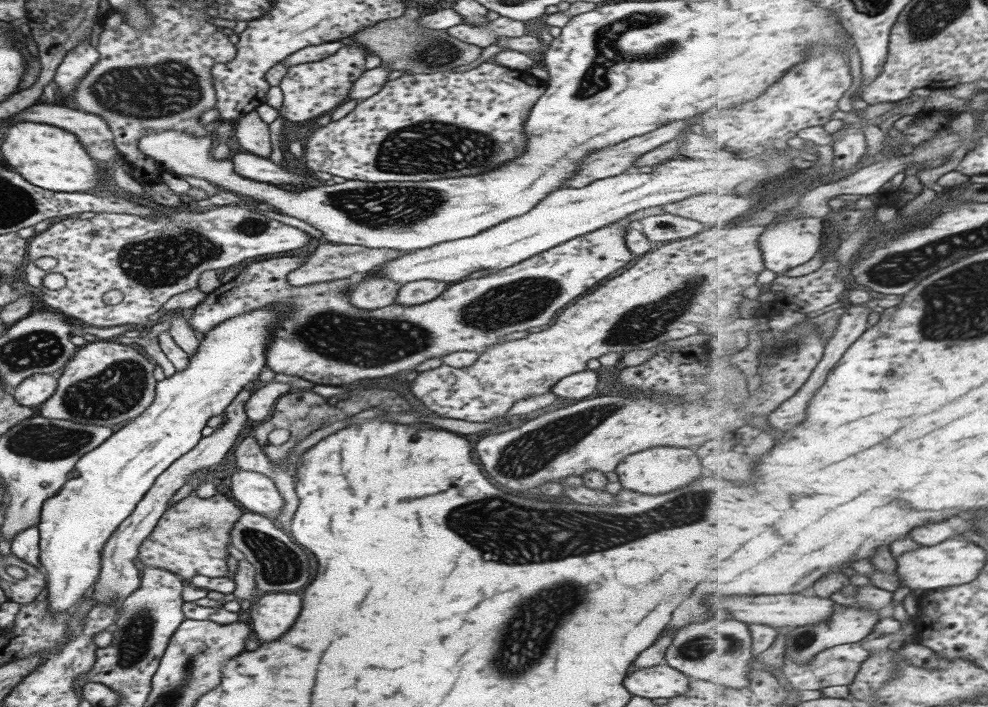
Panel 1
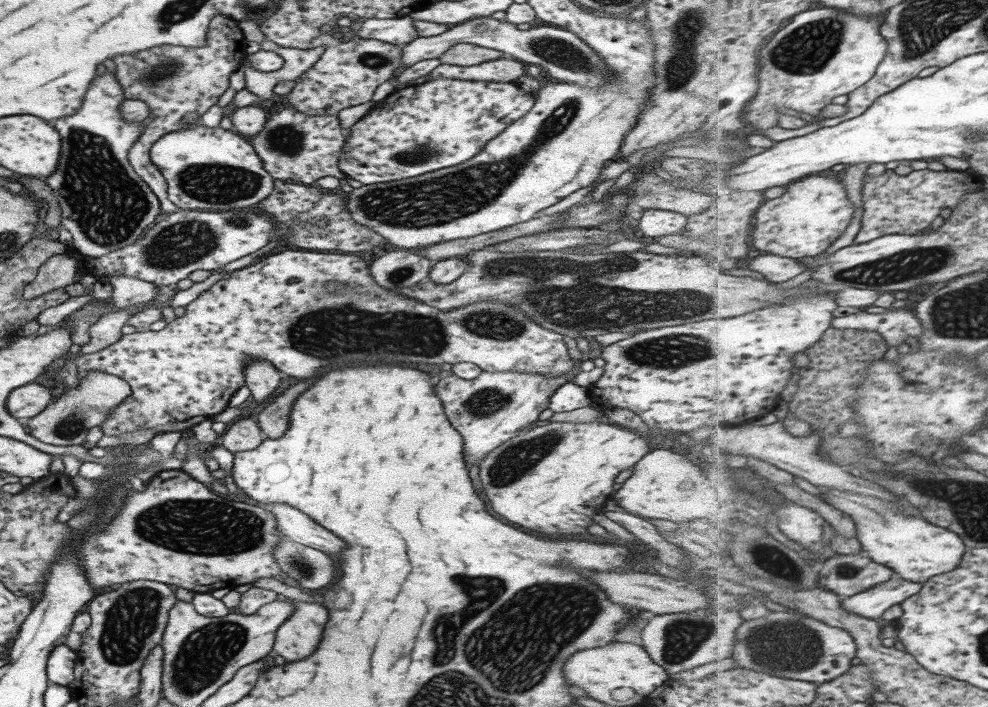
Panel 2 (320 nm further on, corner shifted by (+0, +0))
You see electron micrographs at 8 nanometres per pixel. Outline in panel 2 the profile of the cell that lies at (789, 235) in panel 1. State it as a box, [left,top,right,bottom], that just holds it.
[750,173,855,260]

